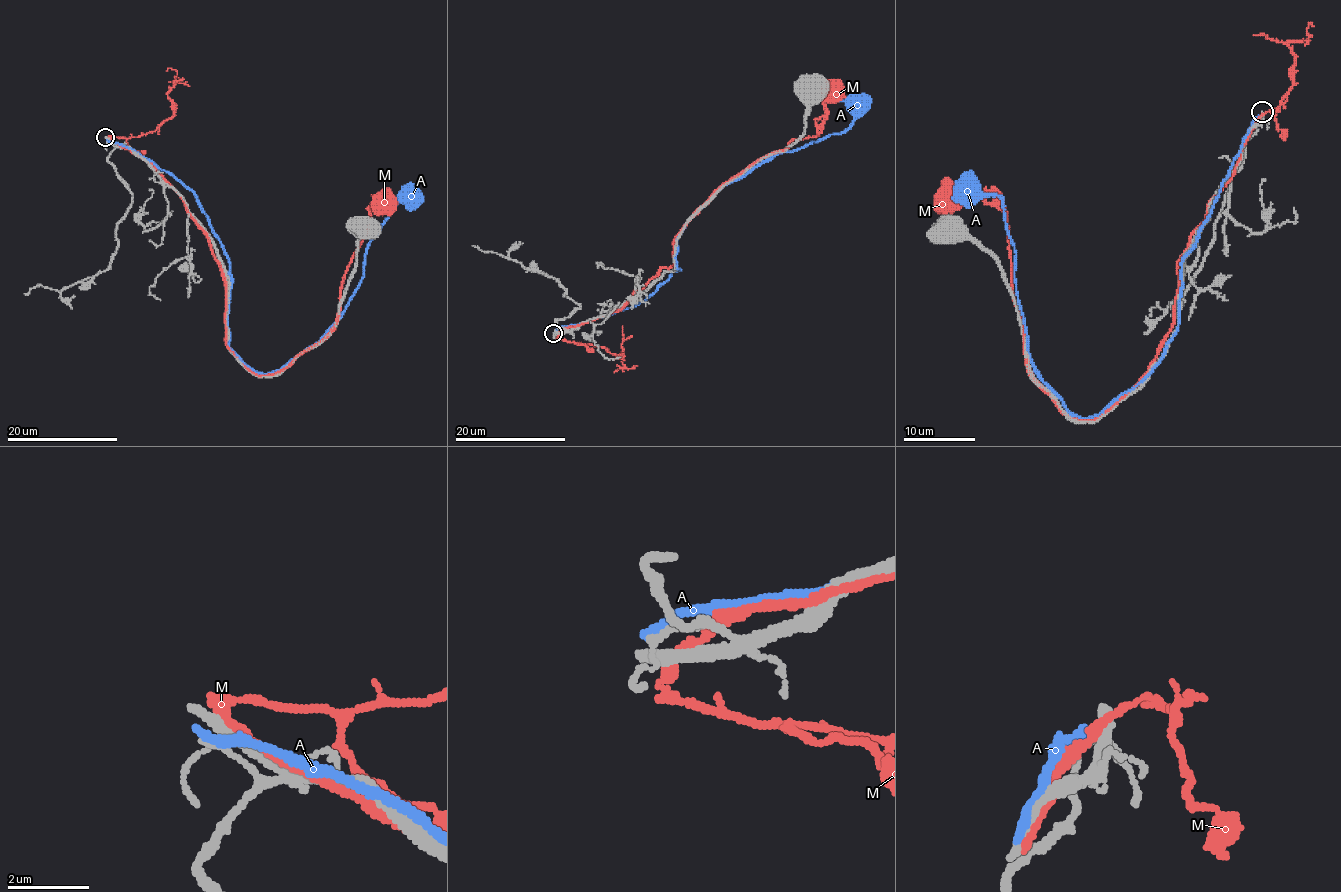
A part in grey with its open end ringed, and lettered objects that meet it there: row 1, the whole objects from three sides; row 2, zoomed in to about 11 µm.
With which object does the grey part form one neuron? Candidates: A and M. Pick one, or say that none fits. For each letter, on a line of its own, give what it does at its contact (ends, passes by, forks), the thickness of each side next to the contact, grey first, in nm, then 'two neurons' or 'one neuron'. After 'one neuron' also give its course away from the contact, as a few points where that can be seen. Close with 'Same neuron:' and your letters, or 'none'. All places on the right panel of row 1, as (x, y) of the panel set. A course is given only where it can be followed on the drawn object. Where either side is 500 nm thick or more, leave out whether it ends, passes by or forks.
A: it ends there; 130 nm thick on the grey side, 280 nm on the other; two neurons
M: it passes by; 440 nm thick on the grey side, 240 nm on the other; two neurons
Same neuron: none

